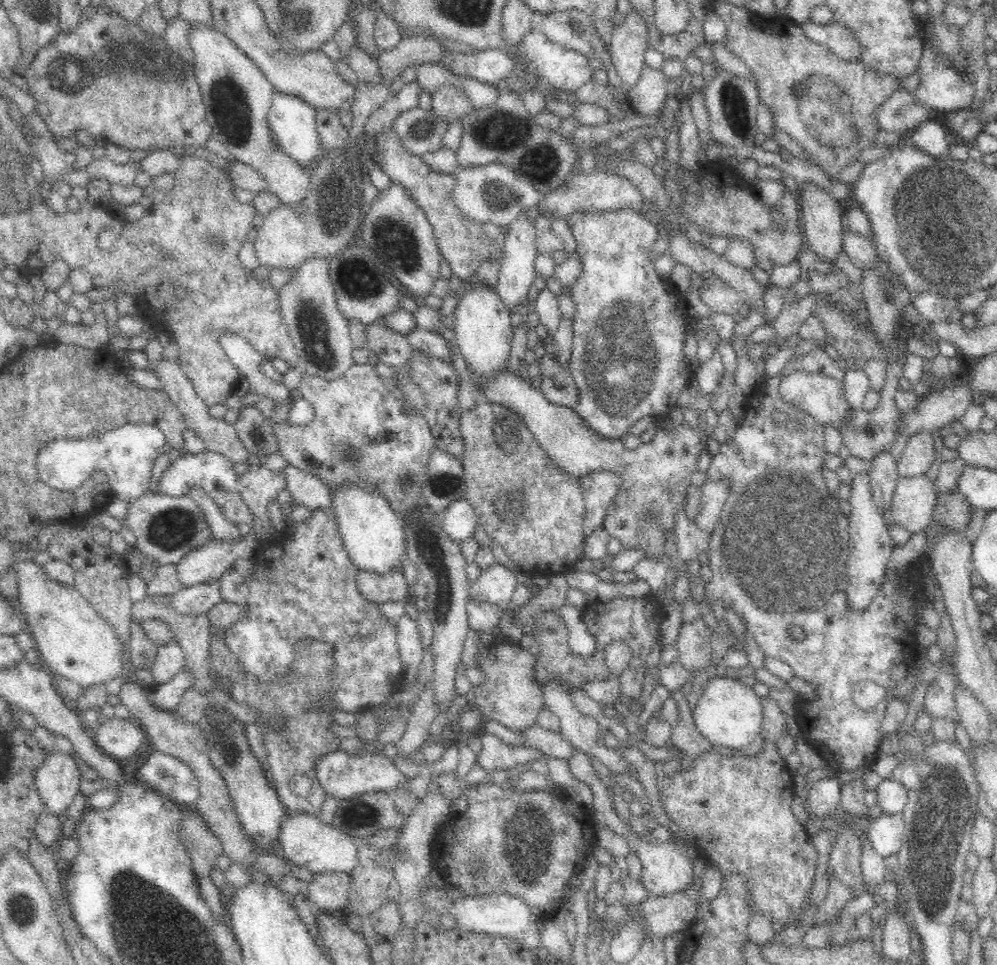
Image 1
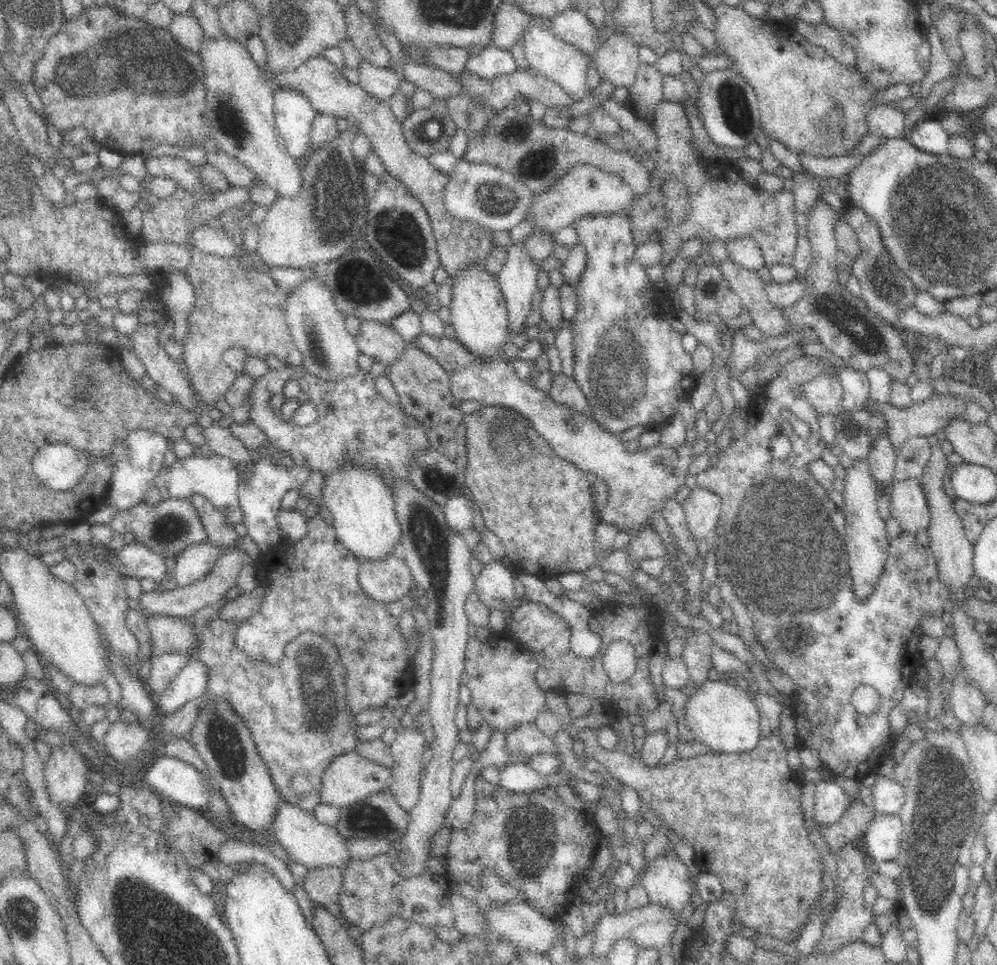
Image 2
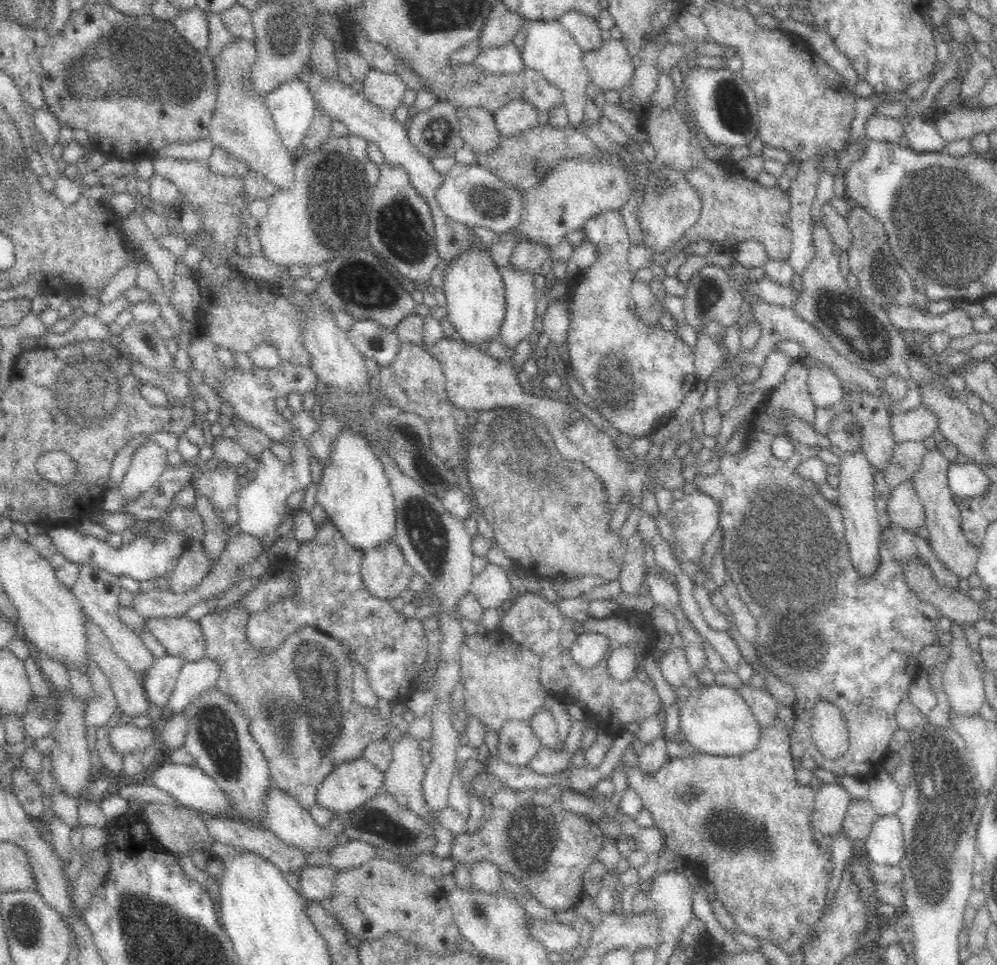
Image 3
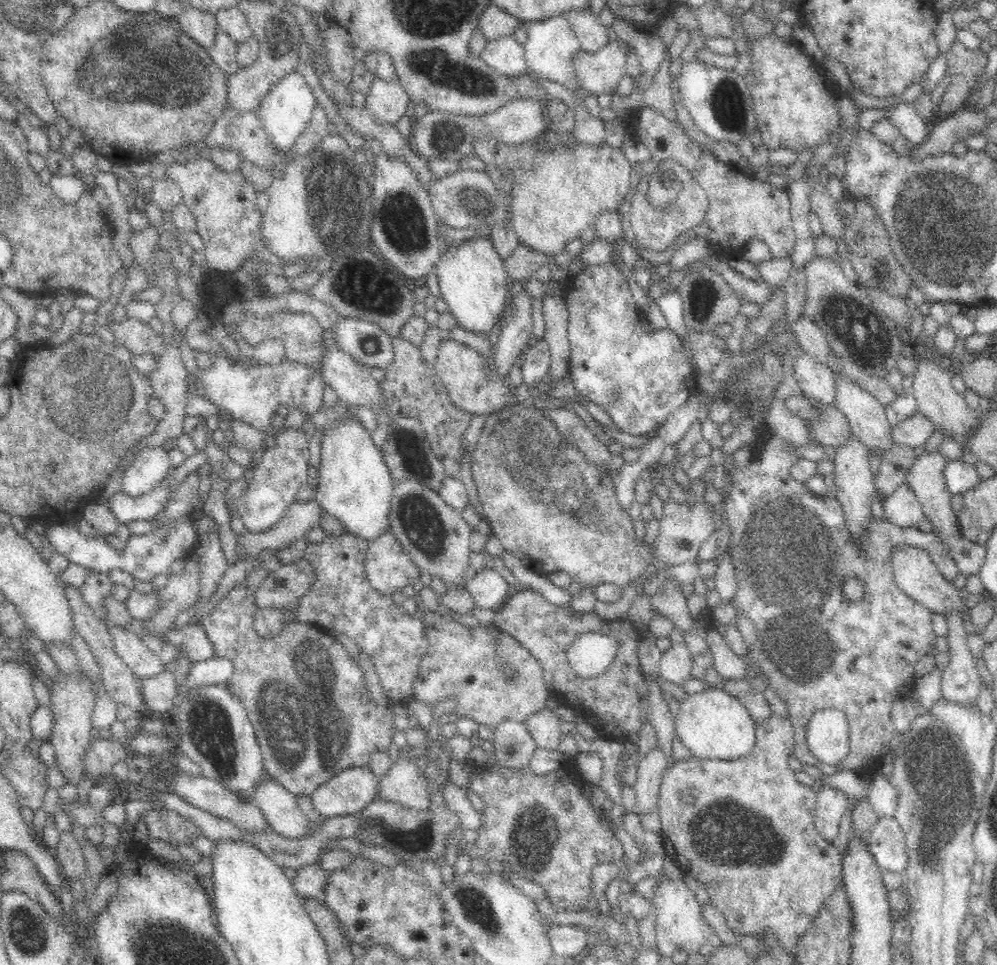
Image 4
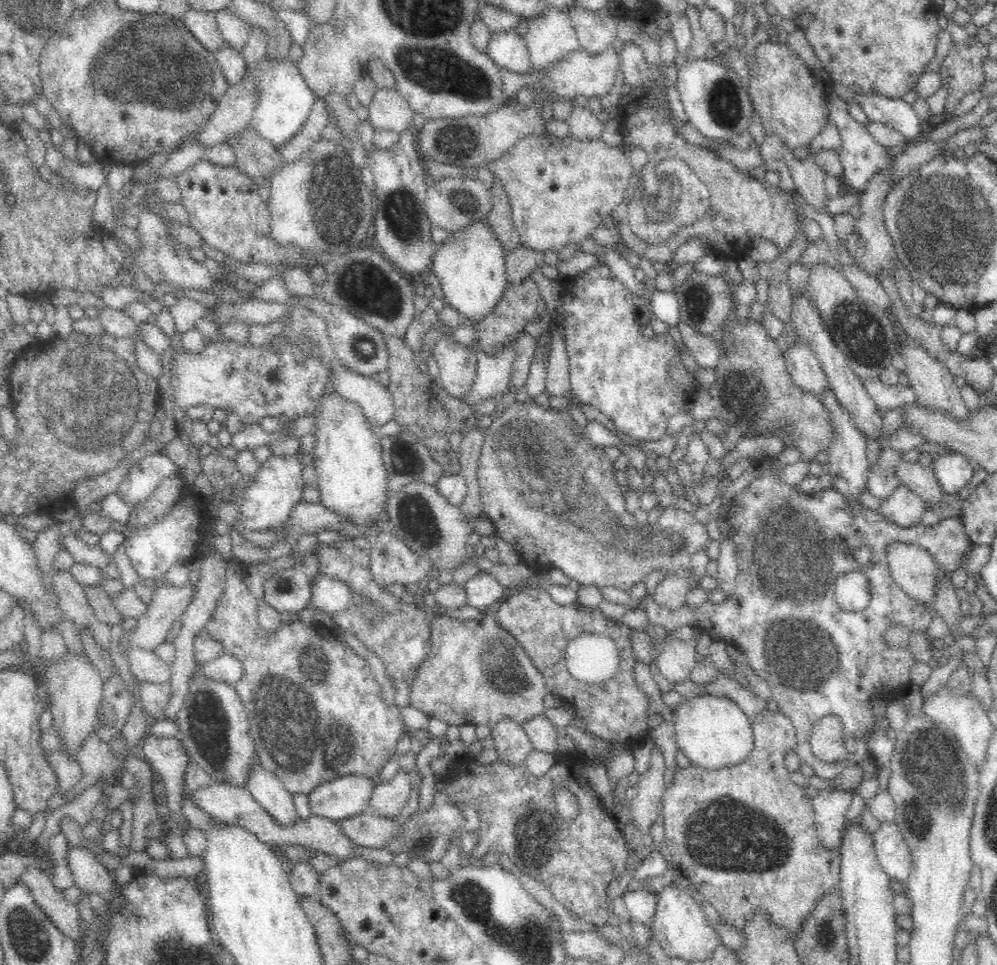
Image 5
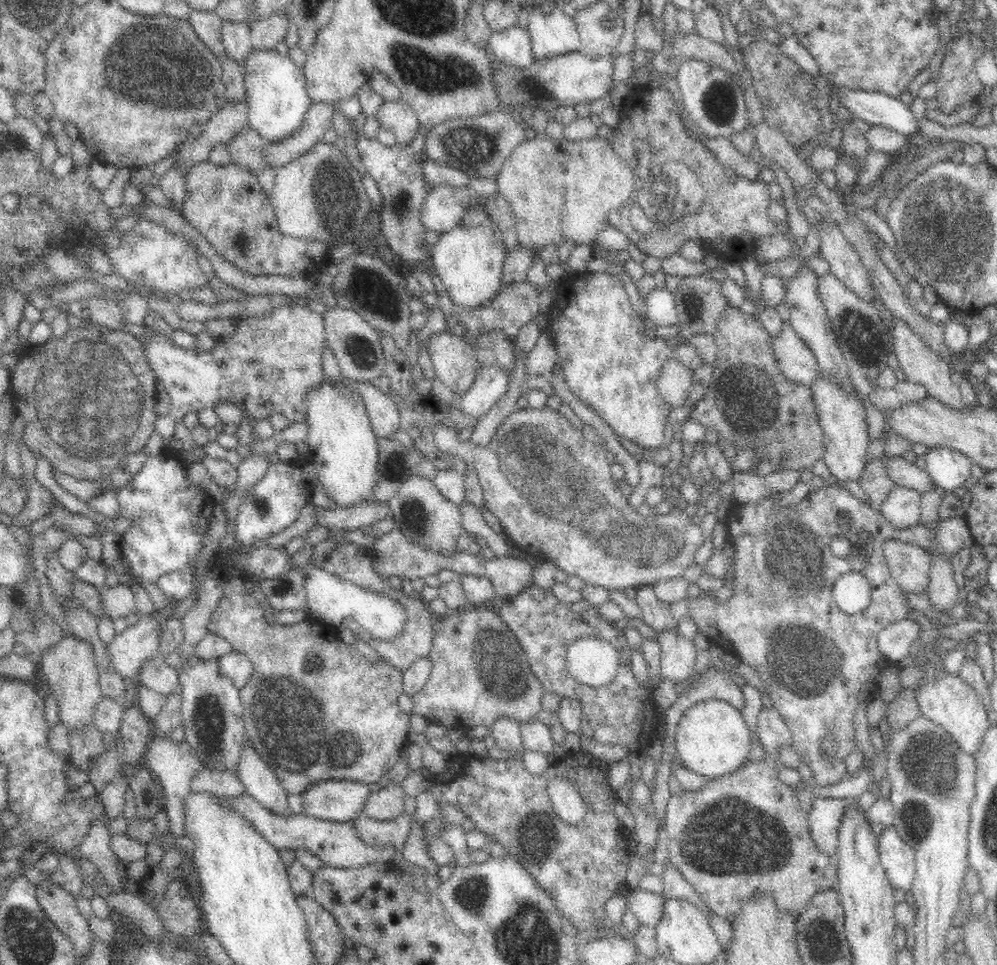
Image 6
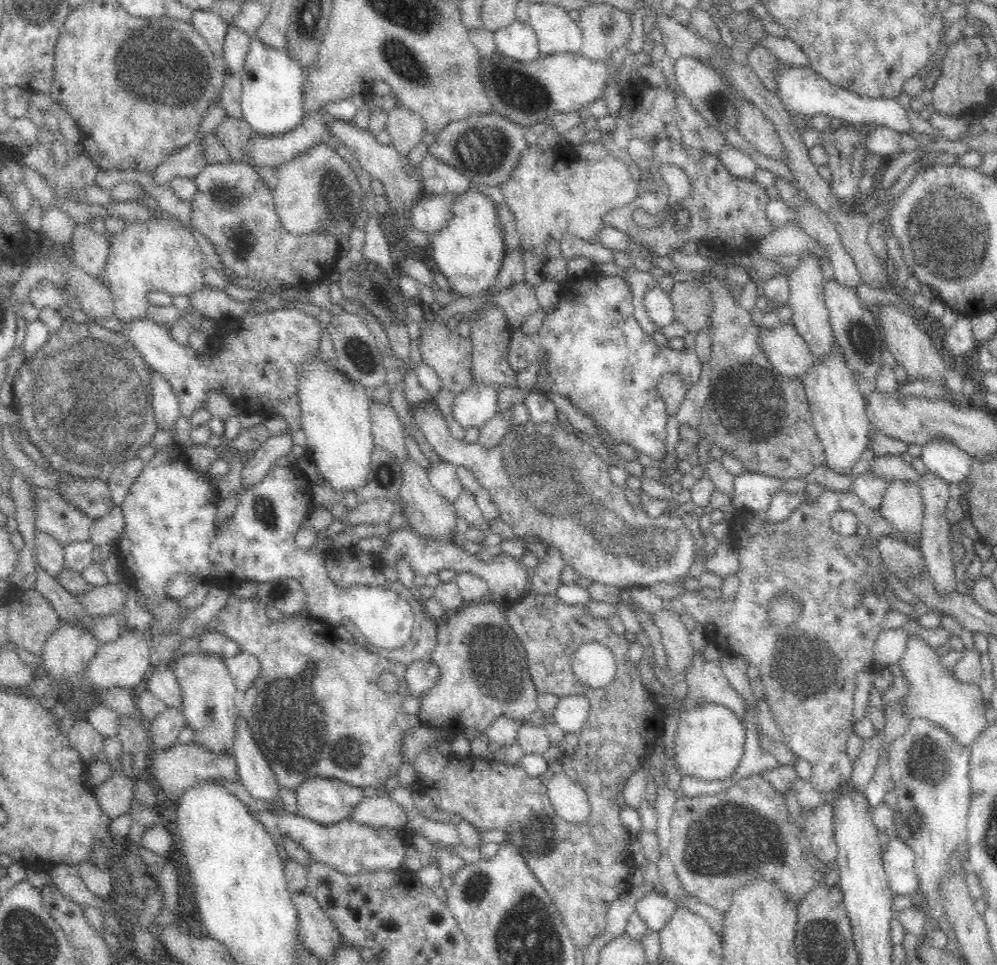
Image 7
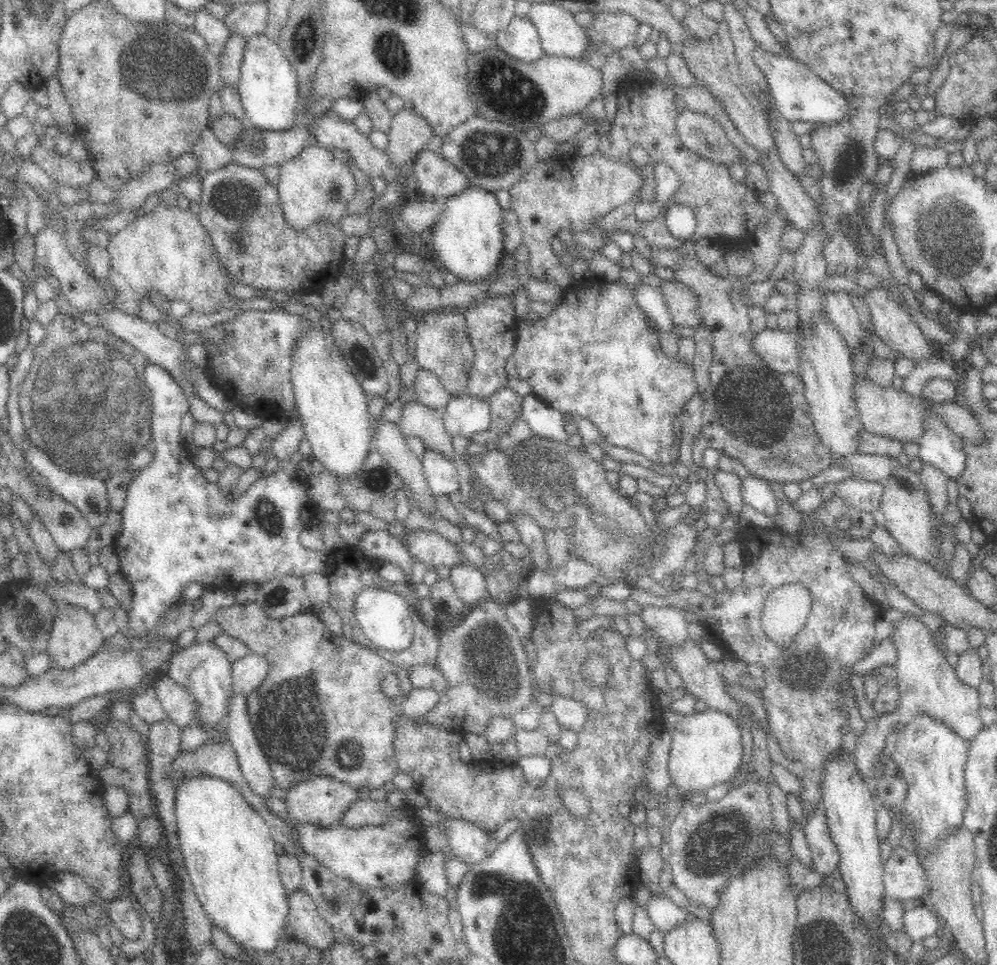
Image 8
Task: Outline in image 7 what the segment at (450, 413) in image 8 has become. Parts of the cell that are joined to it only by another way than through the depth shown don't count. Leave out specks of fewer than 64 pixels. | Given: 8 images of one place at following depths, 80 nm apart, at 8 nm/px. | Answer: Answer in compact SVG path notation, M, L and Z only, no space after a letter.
M488 385L471 386L462 394L455 395L451 408L456 423L464 431L470 428L482 428L497 412L496 392L498 390L498 387L488 387Z

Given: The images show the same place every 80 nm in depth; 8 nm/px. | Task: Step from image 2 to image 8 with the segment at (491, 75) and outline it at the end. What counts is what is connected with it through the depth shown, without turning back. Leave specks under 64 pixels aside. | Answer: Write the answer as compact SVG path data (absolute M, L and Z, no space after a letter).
M528 17L512 18L494 41L508 56L522 62L536 62L545 55L537 29Z

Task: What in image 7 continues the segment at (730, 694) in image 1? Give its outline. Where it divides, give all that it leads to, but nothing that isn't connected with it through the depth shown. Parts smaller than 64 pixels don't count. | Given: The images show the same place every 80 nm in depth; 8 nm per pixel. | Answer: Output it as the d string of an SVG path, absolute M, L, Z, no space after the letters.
M704 703L699 708L689 707L677 720L672 749L672 765L680 776L692 777L703 783L730 778L744 754L745 726L724 706Z

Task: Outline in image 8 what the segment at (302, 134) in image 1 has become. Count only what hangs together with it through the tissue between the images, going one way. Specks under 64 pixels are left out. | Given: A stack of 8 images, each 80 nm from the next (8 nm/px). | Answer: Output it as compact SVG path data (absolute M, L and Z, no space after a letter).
M266 34L246 39L236 86L246 113L246 123L264 131L286 130L294 125L294 116L299 112L297 75L278 43Z

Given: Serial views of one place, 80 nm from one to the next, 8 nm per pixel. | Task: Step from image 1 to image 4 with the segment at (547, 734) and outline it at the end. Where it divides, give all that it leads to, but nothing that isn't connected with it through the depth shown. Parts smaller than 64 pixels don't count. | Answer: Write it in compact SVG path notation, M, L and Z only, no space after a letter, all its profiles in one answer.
M505 720L494 728L492 753L499 764L520 769L529 764L537 749L523 722Z

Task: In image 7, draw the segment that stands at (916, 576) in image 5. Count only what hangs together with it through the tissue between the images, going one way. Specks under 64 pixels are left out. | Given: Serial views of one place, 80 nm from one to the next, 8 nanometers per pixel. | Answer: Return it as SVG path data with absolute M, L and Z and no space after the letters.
M882 534L878 536L876 546L886 568L901 581L912 575L913 571L925 570L925 561L921 552L902 543L898 538Z

